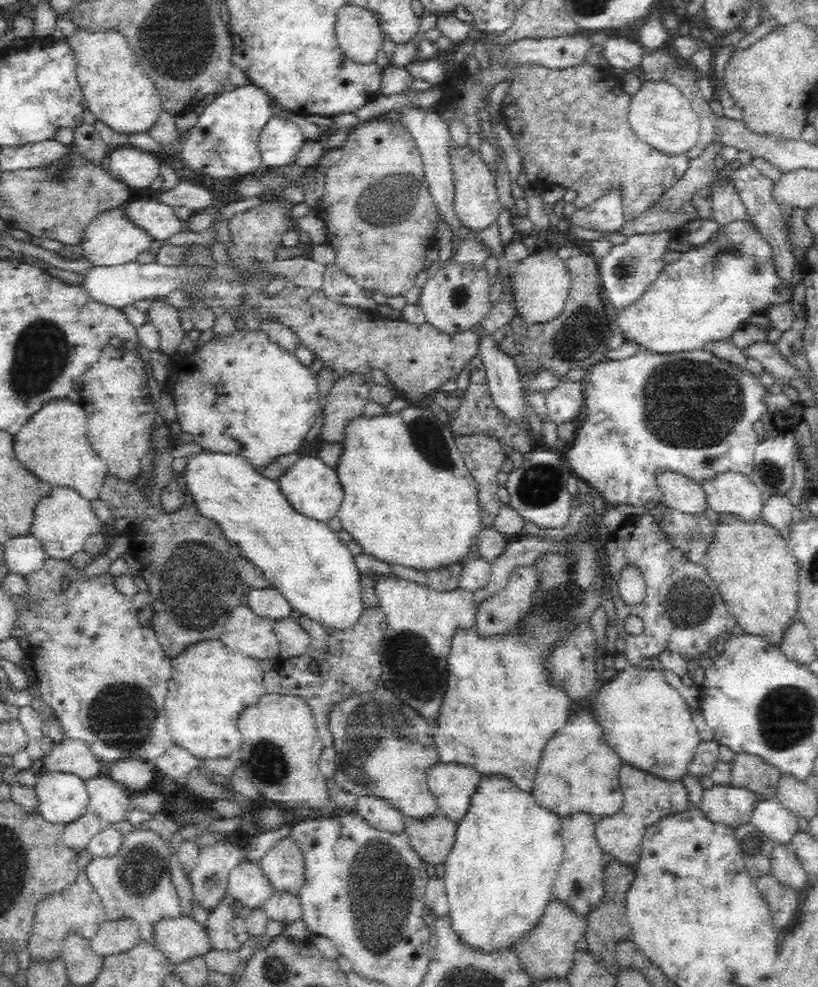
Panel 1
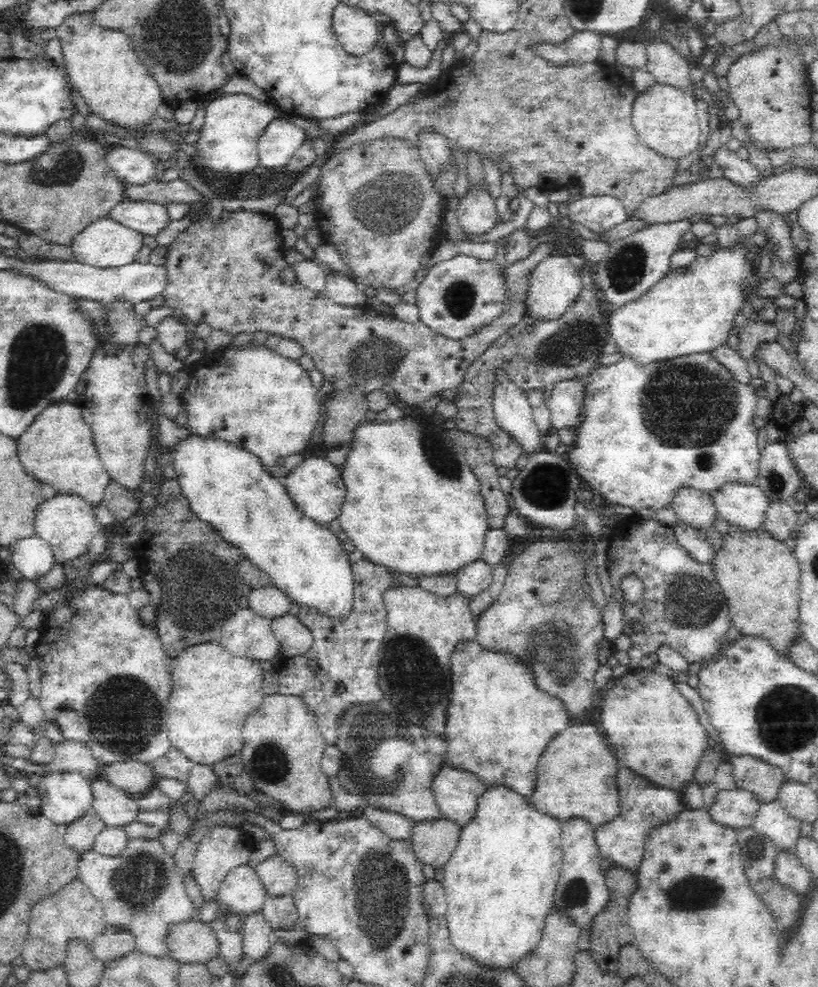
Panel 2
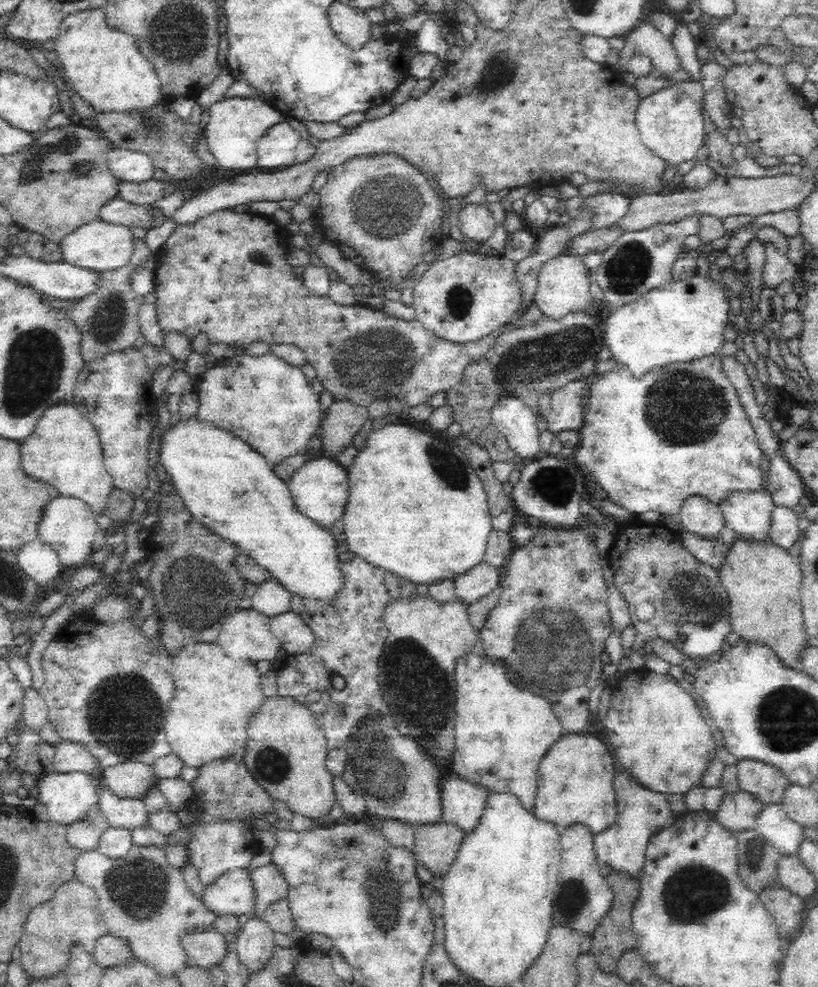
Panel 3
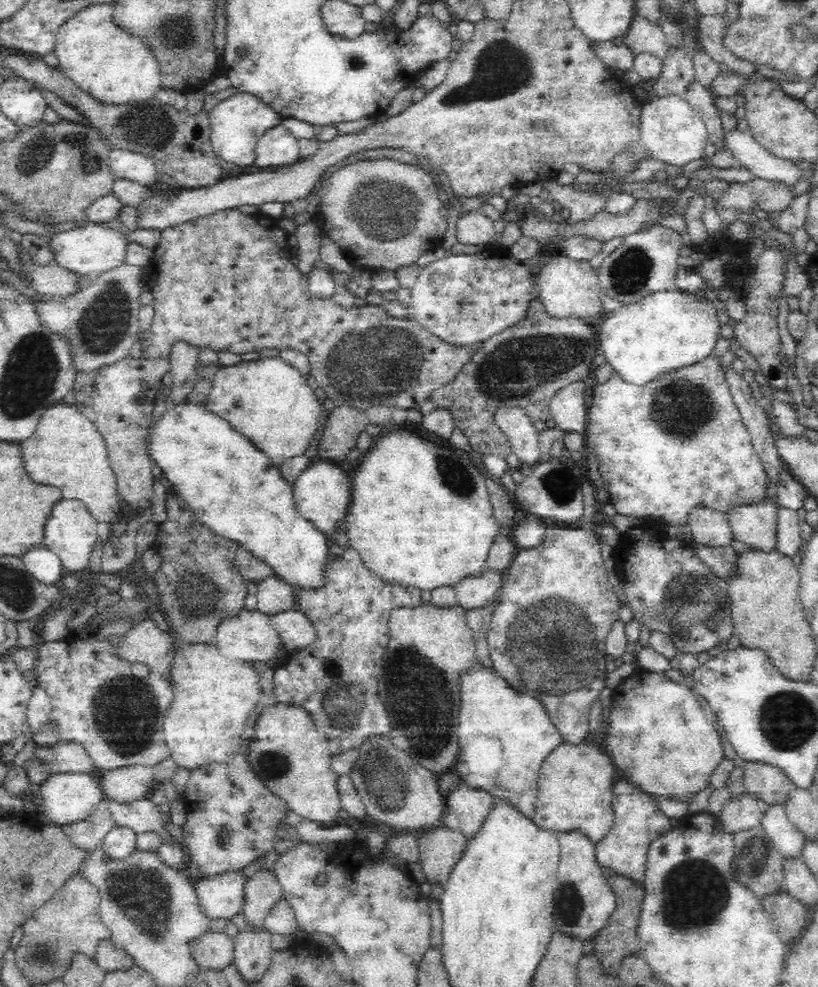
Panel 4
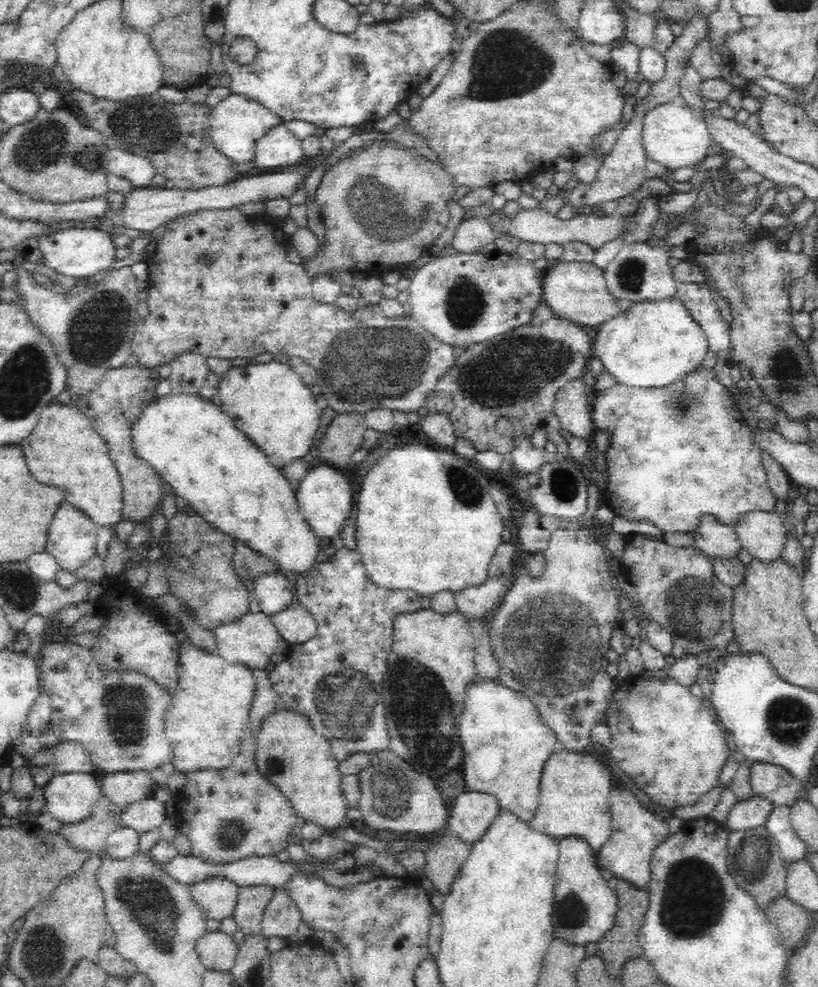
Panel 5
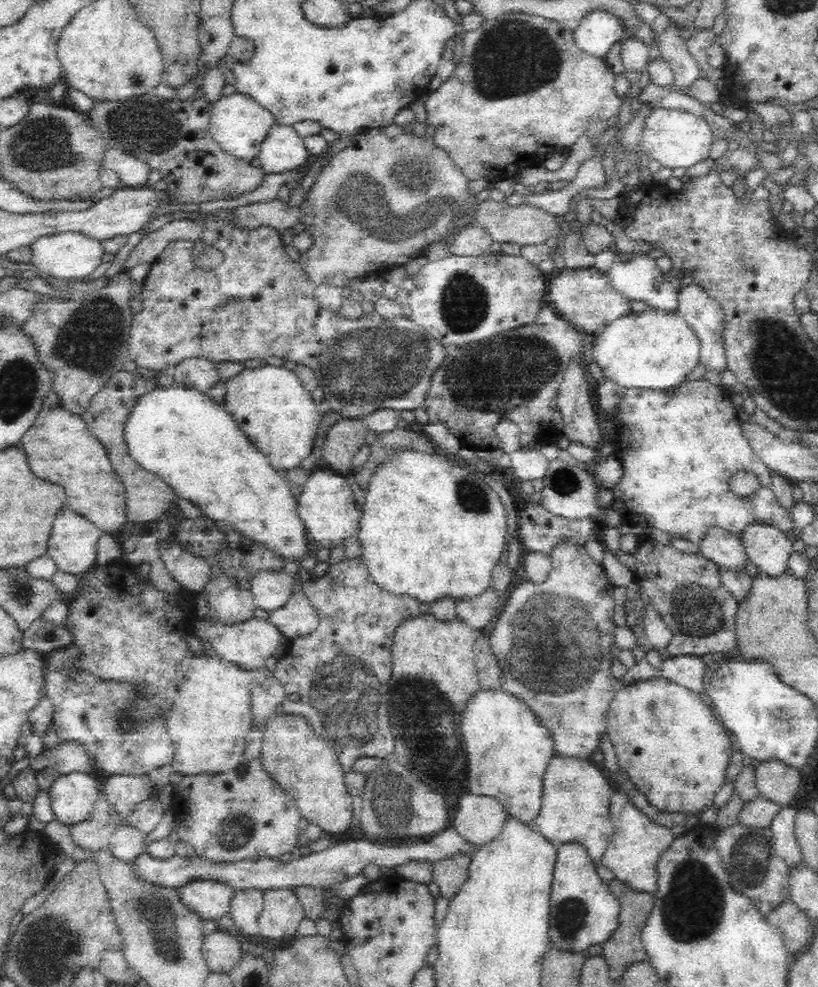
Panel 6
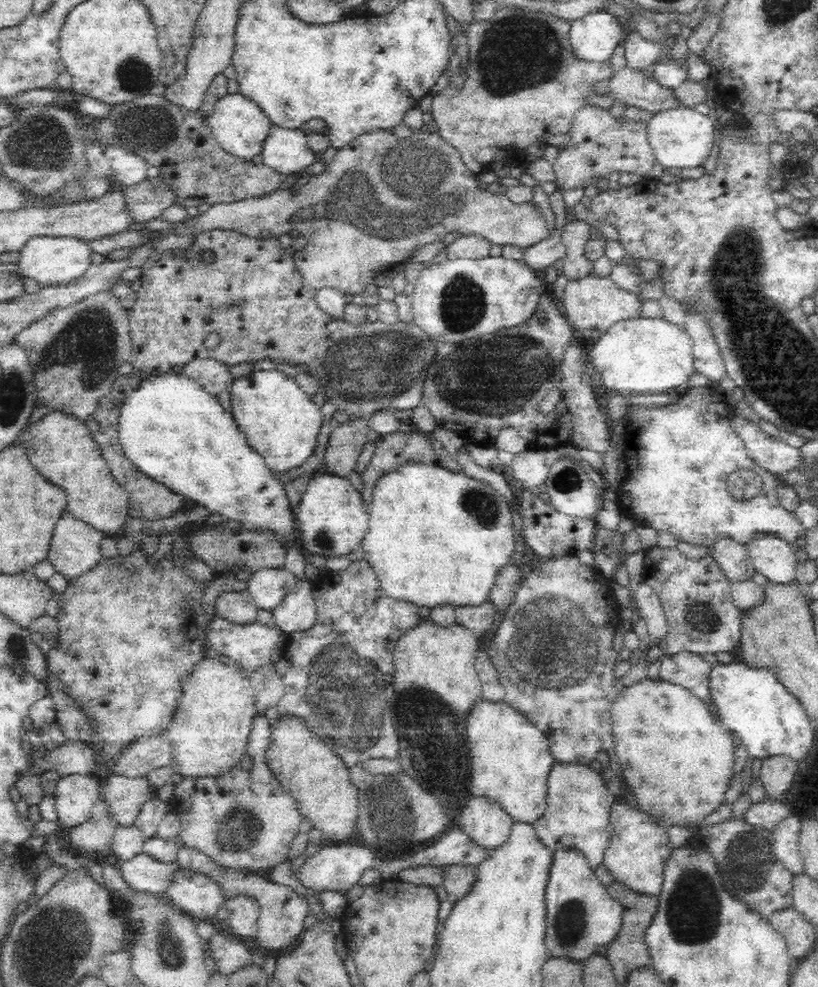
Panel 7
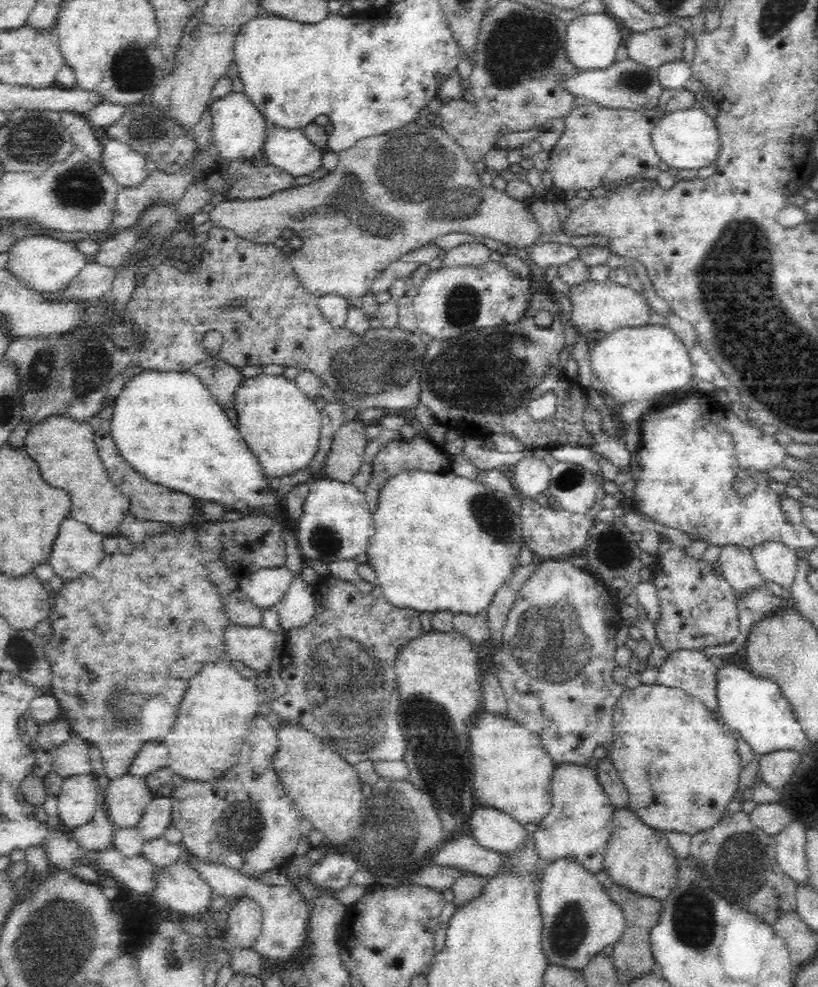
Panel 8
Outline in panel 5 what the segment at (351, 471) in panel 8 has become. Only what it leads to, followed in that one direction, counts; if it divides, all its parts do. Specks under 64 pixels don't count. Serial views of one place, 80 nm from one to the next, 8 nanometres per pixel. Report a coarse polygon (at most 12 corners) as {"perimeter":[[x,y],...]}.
{"perimeter":[[336,414],[318,457],[346,468],[361,448],[364,415]]}

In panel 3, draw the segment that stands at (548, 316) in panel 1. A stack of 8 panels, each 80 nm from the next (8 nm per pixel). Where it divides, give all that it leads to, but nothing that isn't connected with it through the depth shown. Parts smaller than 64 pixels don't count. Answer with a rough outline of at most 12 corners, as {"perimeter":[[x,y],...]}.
{"perimeter":[[550,258],[539,270],[536,306],[550,318],[594,309],[581,259]]}

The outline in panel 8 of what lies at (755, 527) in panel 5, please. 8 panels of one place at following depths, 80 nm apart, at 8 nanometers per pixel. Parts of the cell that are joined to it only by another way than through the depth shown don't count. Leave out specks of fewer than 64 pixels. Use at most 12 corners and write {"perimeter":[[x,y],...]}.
{"perimeter":[[780,543],[750,548],[768,581],[789,589],[801,554]]}

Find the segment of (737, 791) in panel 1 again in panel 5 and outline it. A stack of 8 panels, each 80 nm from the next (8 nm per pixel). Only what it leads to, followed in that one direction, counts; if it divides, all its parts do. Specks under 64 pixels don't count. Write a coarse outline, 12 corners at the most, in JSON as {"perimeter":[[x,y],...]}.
{"perimeter":[[762,797],[738,802],[728,828],[765,826],[777,804]]}

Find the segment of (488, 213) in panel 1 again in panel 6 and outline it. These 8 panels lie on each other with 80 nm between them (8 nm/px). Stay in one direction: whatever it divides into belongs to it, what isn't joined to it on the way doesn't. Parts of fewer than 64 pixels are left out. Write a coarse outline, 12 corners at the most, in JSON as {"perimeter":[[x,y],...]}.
{"perimeter":[[461,227],[450,256],[484,256],[490,244],[486,231]]}

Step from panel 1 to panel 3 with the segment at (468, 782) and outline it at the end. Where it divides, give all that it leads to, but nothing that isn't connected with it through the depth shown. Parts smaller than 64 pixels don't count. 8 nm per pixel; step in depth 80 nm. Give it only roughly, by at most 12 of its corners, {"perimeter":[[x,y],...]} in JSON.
{"perimeter":[[446,770],[440,822],[470,834],[488,789]]}

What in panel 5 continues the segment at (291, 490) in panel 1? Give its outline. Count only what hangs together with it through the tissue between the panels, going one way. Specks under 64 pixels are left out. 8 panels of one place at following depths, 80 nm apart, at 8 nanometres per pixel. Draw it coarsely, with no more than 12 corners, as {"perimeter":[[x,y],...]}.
{"perimeter":[[324,464],[295,495],[316,540],[333,540],[352,518],[350,480]]}

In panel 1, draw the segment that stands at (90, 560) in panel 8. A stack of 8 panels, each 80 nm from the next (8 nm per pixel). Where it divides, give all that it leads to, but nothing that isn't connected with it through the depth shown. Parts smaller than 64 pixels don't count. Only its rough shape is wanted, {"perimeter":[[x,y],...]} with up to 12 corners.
{"perimeter":[[53,487],[34,509],[31,534],[65,561],[100,532],[92,503]]}

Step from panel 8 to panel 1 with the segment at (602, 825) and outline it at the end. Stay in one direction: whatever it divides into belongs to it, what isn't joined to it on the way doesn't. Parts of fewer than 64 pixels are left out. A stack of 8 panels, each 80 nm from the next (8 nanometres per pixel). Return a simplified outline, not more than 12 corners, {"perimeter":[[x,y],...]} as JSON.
{"perimeter":[[588,710],[542,751],[531,792],[559,818],[622,806],[620,757]]}

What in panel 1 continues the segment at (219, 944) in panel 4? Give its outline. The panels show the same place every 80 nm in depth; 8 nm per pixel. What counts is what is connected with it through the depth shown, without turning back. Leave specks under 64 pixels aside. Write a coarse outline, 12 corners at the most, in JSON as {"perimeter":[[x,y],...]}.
{"perimeter":[[193,916],[160,921],[159,949],[176,963],[214,950]]}

